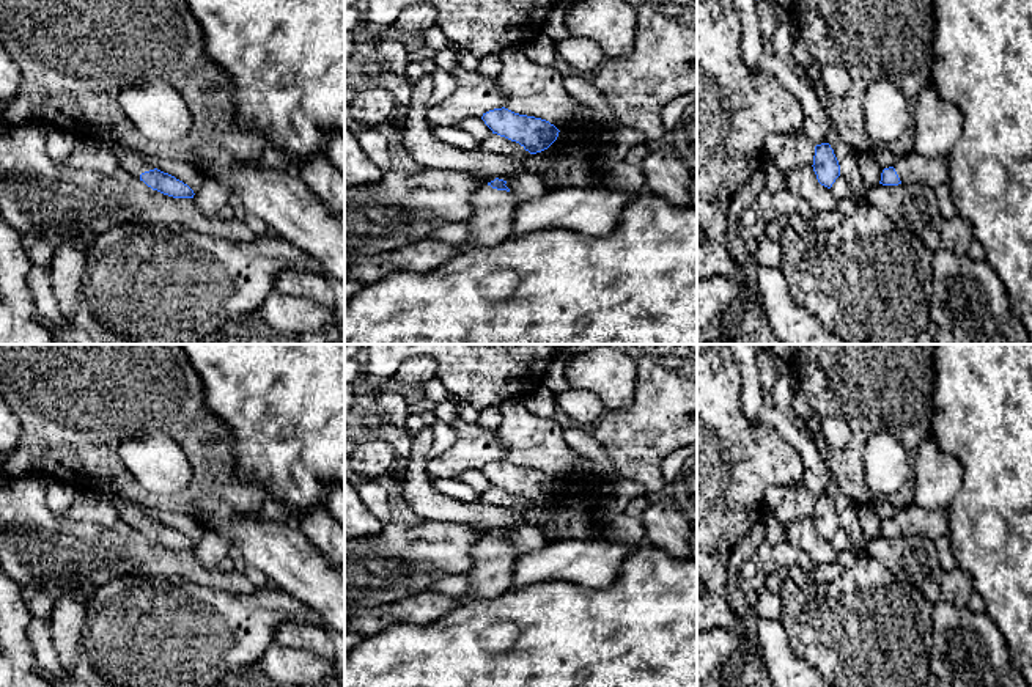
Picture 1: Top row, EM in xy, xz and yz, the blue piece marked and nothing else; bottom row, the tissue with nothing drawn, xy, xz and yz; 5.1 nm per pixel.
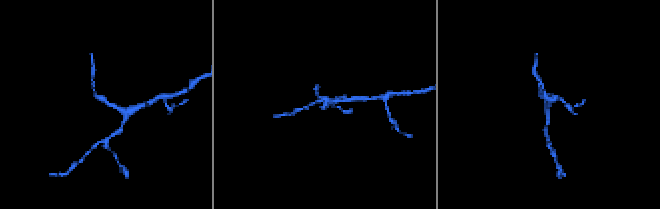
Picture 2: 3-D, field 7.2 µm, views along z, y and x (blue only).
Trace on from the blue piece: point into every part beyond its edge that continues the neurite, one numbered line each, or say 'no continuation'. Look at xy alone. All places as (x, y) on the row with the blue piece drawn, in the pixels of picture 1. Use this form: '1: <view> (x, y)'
1: xy (128, 157)

